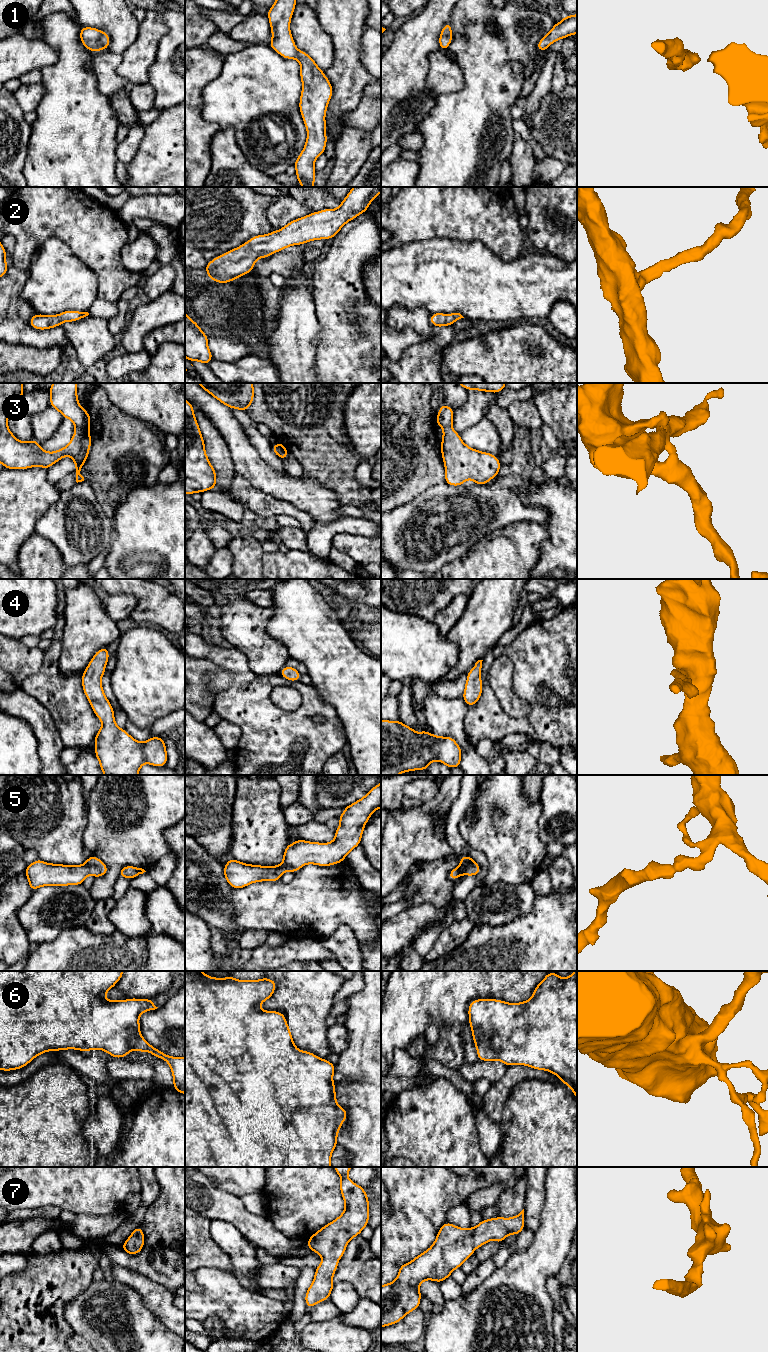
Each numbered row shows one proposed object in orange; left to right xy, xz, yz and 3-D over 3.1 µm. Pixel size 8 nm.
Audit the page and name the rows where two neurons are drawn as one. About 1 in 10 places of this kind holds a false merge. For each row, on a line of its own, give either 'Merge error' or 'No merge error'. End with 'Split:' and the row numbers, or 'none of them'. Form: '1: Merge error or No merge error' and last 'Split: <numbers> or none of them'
1: No merge error
2: No merge error
3: No merge error
4: No merge error
5: No merge error
6: No merge error
7: No merge error
Split: none of them

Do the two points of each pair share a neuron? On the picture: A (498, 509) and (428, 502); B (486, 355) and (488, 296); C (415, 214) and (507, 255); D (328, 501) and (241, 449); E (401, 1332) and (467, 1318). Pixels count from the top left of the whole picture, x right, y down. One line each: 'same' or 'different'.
A: same
B: different
C: same
D: same
E: different

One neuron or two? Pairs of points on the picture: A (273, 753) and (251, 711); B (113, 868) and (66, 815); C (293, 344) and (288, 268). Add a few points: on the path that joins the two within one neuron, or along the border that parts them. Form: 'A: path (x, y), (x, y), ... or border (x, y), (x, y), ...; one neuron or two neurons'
A: path (273, 743), (261, 721); one neuron
B: border (85, 810), (86, 827), (82, 838), (83, 846); two neurons
C: path (293, 325), (295, 287); one neuron

